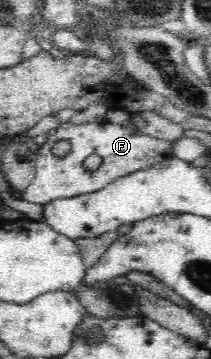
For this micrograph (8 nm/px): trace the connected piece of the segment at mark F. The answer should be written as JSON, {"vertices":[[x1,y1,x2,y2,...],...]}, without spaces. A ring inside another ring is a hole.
{"vertices":[[94,121,90,123,62,123,58,129,52,130,46,141,36,153,35,176,32,183,20,191,19,196,30,203,46,203,48,200,89,194,109,186,110,183,140,171,158,166,174,159,174,141,157,139,140,132,132,126,132,122,113,124,112,122],[58,141,67,141,70,151,63,156,52,152,52,147],[89,155,102,157,102,163,96,170,84,168,84,161]]}

